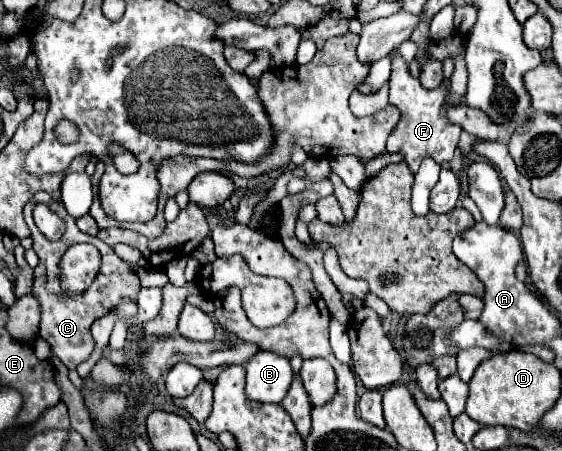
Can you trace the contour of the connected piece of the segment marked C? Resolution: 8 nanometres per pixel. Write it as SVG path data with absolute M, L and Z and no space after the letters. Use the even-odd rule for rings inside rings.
M36 192L24 206L24 218L26 218L26 224L32 232L32 242L34 242L34 252L38 254L40 262L38 266L34 268L34 286L32 286L32 292L36 294L36 298L40 300L40 306L42 306L42 320L40 320L40 336L52 346L52 354L64 364L68 366L70 370L74 370L80 362L86 362L90 358L90 354L94 352L94 340L90 336L90 326L94 320L98 318L104 318L110 310L114 310L118 304L122 304L122 300L132 300L136 302L138 300L138 290L140 290L140 280L136 276L136 270L132 270L124 260L120 260L114 250L100 242L96 236L88 236L84 232L78 230L76 226L76 218L68 216L66 208L56 202L52 196L48 196L48 192ZM38 202L44 202L48 204L54 212L58 212L64 220L66 220L66 232L64 236L58 240L58 242L50 242L46 240L40 230L36 228L34 224L34 218L32 218L32 208L34 204ZM78 242L88 242L88 244L94 244L101 254L102 264L98 275L94 282L88 288L88 294L86 296L64 296L60 292L60 282L58 282L58 262L62 258L62 254L72 246L72 244L78 244Z

